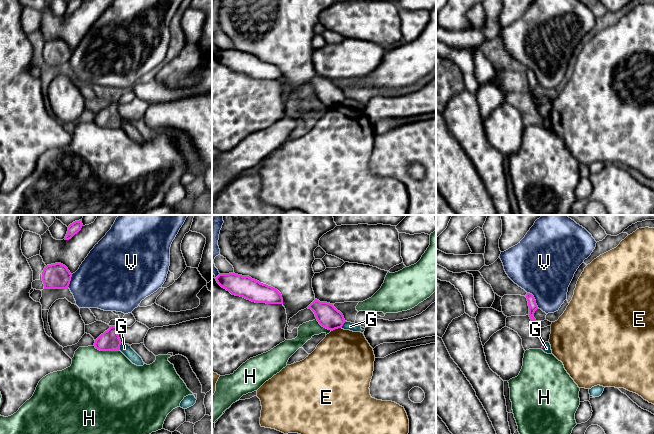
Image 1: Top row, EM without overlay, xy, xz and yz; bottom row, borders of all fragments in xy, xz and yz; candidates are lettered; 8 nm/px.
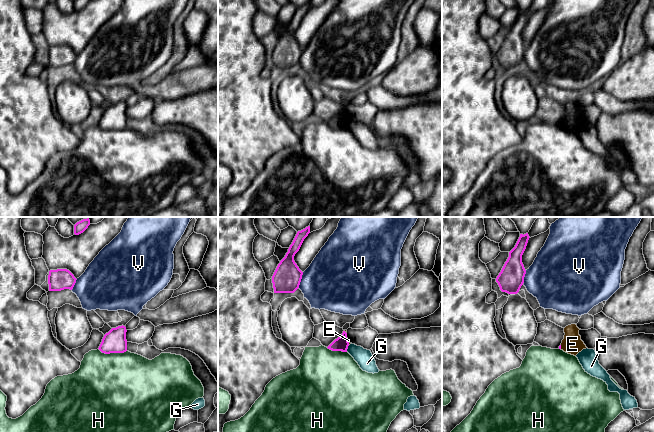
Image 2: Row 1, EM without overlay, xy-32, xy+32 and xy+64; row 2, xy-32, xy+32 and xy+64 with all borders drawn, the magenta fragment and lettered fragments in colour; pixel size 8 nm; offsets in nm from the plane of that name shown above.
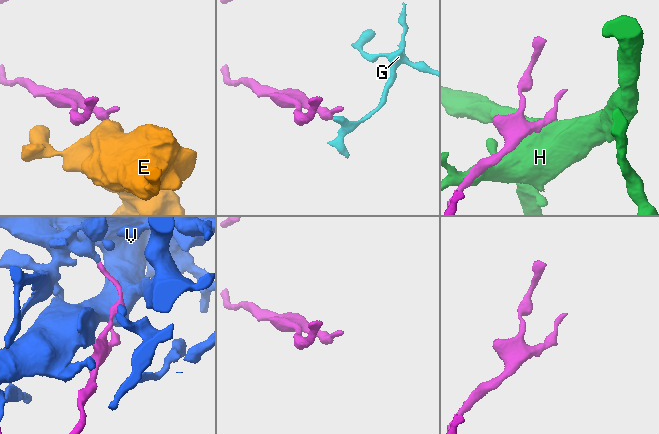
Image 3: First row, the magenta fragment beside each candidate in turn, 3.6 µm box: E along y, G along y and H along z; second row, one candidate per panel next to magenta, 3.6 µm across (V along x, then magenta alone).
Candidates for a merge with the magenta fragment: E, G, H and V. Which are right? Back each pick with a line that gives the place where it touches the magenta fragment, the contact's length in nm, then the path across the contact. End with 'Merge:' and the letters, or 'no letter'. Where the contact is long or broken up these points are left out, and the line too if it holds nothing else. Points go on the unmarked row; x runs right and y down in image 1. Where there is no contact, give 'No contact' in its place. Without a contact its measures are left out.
Merge: no letter

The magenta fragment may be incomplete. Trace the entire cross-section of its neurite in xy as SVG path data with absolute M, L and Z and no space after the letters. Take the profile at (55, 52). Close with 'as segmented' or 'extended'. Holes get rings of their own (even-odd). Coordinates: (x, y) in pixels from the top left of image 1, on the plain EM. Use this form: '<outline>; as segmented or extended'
M61 39L47 41L42 48L44 65L66 65L71 53L72 50L65 41Z; as segmented

